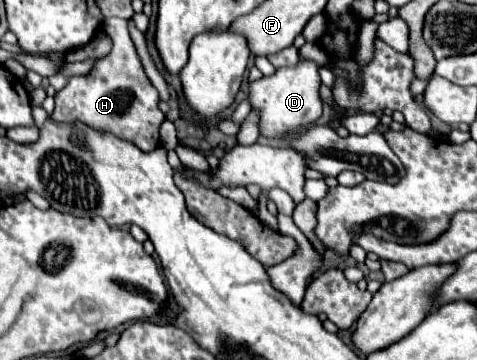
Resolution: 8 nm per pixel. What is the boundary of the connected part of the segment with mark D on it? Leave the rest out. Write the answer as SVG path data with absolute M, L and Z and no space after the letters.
M301 58L291 68L277 68L273 76L263 76L249 86L251 106L261 114L261 134L267 138L287 138L289 134L313 124L321 116L321 96L319 96L319 64Z

